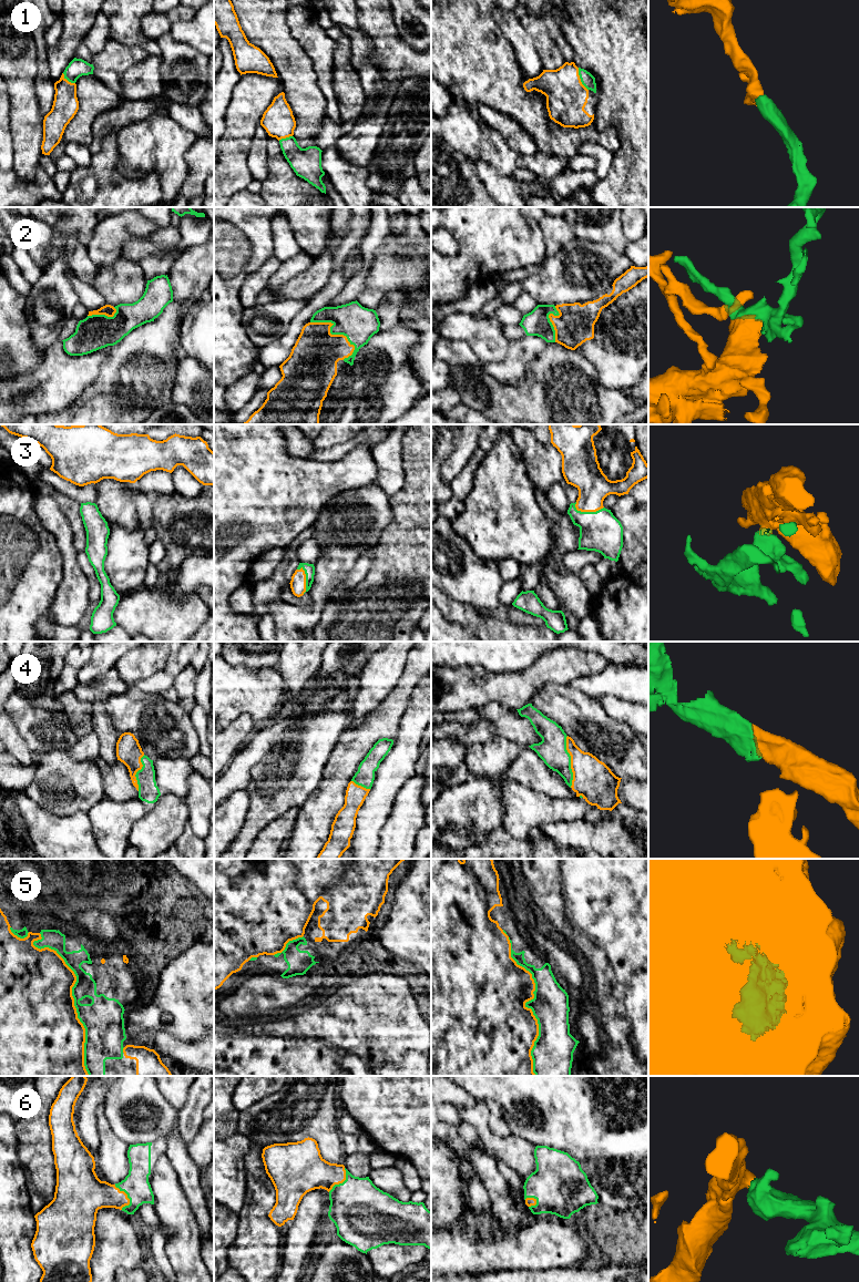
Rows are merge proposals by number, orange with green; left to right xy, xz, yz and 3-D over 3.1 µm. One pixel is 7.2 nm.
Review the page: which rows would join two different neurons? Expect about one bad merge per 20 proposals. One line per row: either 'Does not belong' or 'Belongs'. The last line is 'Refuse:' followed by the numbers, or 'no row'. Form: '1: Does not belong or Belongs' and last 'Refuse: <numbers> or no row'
1: Belongs
2: Belongs
3: Belongs
4: Belongs
5: Belongs
6: Belongs
Refuse: no row

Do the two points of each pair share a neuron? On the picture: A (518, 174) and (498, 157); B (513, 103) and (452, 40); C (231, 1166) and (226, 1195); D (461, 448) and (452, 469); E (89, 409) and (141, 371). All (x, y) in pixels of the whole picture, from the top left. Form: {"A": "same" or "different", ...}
{"A": "different", "B": "same", "C": "same", "D": "same", "E": "same"}

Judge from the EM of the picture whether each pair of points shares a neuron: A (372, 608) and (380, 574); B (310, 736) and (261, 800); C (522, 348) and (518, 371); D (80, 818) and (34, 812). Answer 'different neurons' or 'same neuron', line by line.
A: different neurons
B: same neuron
C: same neuron
D: same neuron

